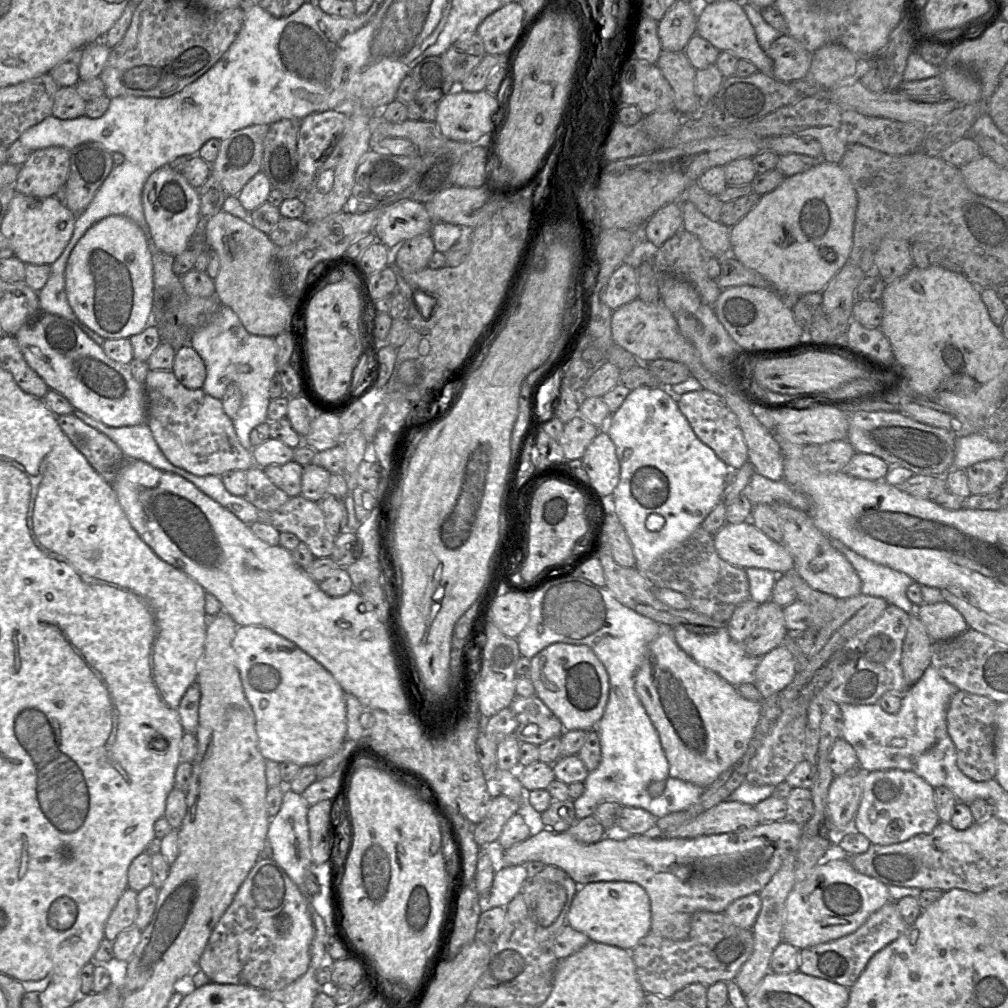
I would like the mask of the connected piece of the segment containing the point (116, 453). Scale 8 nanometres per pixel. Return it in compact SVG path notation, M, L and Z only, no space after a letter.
M73 413L57 416L57 422L91 467L106 483L112 485L127 461L121 449L106 435L88 426Z

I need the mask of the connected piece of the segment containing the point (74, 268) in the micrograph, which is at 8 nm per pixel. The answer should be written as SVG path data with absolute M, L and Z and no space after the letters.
M122 215L96 222L68 258L65 292L78 319L105 340L141 333L152 321L154 293L152 249L145 232Z

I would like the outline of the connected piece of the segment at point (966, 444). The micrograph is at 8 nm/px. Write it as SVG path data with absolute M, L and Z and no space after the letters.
M983 434L957 437L953 468L966 469L981 461L1005 457L1005 449Z

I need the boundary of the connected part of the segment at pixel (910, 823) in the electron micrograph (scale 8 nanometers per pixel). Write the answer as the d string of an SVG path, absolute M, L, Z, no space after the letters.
M876 770L864 773L863 792L852 829L866 836L872 844L891 845L915 835L928 834L940 823L934 788L911 771Z

